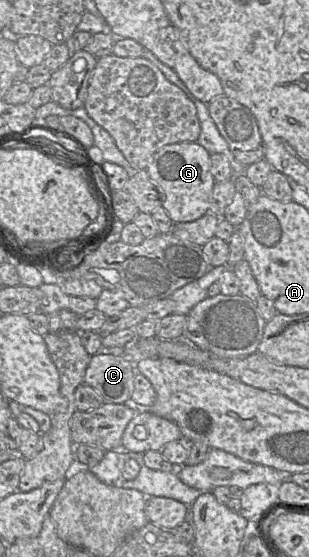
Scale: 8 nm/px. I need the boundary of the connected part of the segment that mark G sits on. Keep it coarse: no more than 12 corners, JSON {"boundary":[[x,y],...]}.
{"boundary":[[195,142],[162,147],[146,168],[173,223],[209,212],[215,180]]}

